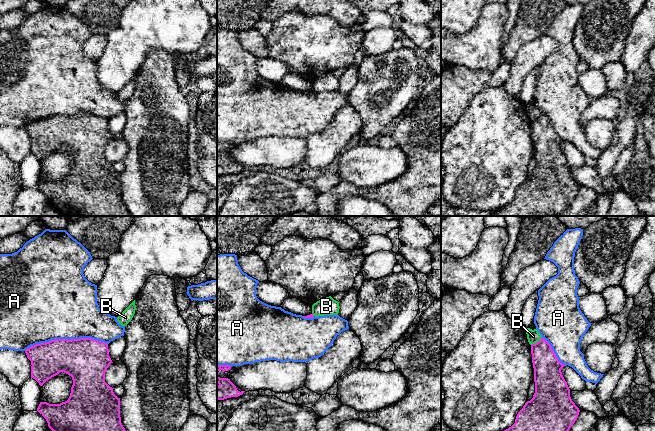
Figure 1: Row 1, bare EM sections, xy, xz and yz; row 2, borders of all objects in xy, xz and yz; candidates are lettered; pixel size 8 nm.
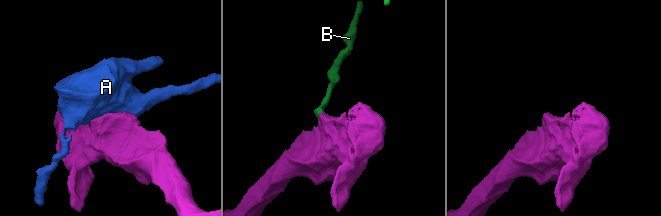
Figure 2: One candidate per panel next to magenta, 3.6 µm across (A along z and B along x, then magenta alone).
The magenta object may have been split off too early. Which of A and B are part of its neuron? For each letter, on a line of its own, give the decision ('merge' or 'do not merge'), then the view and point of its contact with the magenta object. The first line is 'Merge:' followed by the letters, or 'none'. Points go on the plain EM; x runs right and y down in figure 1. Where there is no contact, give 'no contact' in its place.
Merge: none
A: do not merge; contact xy (65, 115)
B: do not merge; contact yz (537, 118)

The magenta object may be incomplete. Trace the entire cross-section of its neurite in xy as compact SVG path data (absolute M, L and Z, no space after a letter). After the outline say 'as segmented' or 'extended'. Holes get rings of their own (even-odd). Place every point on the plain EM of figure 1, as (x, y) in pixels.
M80 114L80 115L55 115L46 119L36 120L34 122L29 123L25 126L27 134L31 137L31 154L35 155L40 162L42 162L47 156L52 153L58 151L60 148L64 148L72 153L73 161L71 163L71 169L67 177L62 178L60 180L49 180L47 178L40 178L37 187L46 195L48 199L48 203L55 208L58 212L60 212L63 216L131 216L129 211L127 210L125 204L121 199L120 193L120 174L118 174L114 168L113 164L110 163L105 158L105 148L107 144L110 142L112 138L109 132L108 120L94 116L91 114Z; as segmented

